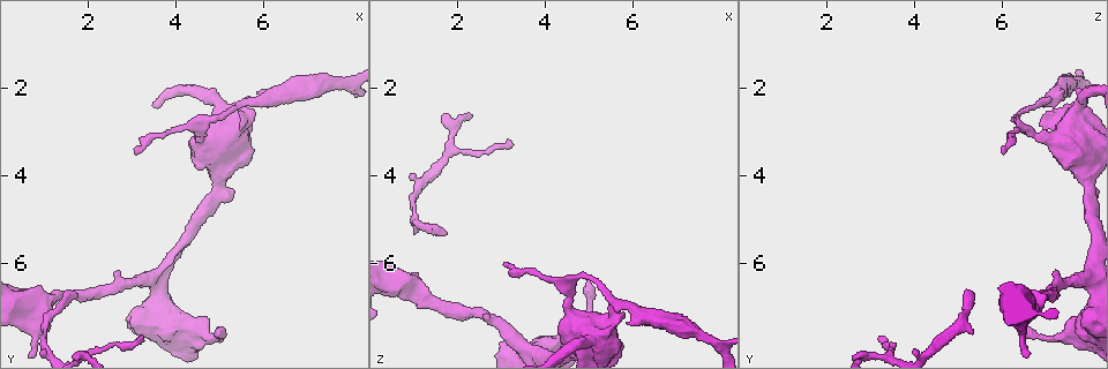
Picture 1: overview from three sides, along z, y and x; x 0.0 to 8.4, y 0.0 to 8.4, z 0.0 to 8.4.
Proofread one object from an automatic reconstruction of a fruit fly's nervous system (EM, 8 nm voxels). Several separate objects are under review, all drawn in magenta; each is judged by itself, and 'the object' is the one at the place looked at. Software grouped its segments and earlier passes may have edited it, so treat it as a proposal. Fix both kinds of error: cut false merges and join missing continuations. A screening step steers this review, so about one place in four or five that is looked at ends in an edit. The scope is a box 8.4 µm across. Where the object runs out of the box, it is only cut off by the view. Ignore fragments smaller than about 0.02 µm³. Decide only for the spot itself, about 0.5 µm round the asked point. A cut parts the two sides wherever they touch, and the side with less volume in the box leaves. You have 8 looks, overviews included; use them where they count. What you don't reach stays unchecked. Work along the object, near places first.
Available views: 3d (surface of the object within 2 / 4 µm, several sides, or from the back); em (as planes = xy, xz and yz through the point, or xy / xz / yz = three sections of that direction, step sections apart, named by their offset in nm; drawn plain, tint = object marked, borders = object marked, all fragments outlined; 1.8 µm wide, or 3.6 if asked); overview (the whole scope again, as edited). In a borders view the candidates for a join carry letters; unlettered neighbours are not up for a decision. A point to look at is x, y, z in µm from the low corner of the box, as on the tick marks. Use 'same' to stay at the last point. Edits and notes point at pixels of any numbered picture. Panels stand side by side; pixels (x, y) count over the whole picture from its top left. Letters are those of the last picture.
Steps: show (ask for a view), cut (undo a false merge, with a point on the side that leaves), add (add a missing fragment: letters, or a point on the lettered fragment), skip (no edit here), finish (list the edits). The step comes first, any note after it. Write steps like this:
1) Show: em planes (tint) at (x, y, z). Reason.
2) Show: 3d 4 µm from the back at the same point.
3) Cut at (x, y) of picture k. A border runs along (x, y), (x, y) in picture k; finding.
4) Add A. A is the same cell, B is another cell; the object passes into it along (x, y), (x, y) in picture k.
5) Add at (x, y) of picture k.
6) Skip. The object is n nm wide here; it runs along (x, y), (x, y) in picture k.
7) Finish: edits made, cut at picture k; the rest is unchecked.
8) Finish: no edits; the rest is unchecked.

Show: em xz step 8 (tint) at (4.55, 2.95, 6.50). Branch point.

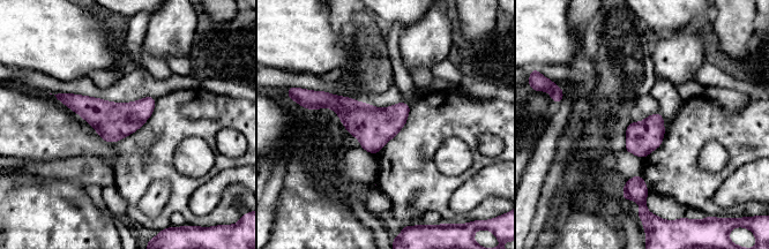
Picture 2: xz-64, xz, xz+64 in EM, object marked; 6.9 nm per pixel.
Show: em planes (tint) at the same point. Another direction.

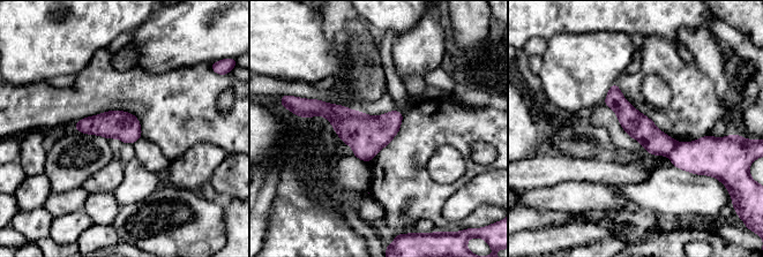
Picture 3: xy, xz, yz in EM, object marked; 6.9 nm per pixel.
Show: em planes (borders) at the same point.

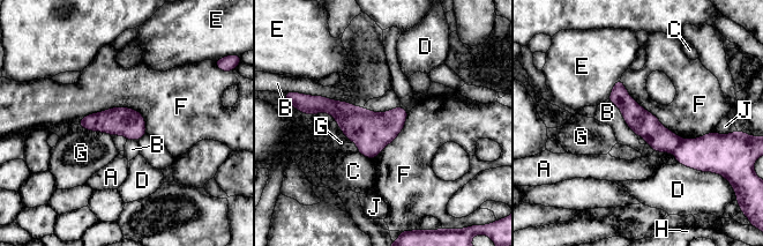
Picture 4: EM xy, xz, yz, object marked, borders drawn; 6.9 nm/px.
Cut at (648, 126) of picture 4. A, B, C, D, E, F, G, H and J are other cells; a border runs along (680, 139), (672, 151) in picture 4; two neurons meet here.

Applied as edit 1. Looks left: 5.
Show: overview.

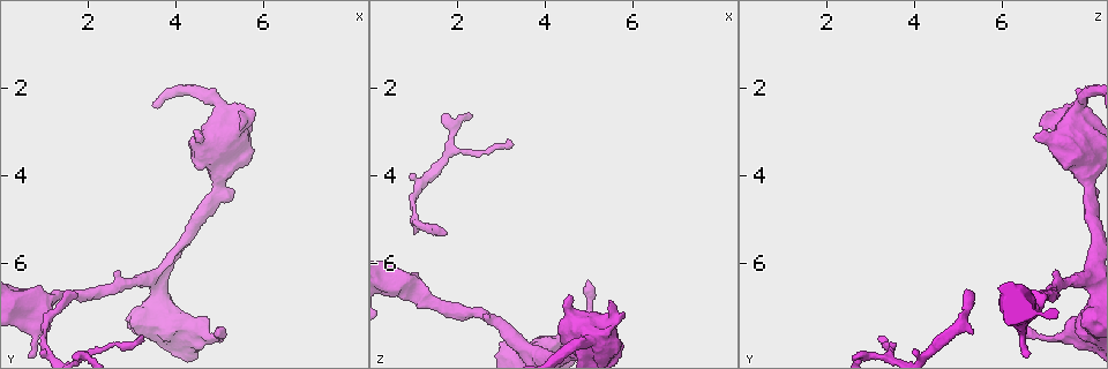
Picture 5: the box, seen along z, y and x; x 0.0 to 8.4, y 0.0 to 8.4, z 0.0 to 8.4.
Show: em xy step 16 (borders) at (4.95, 7.45, 6.40). Branch stops here.

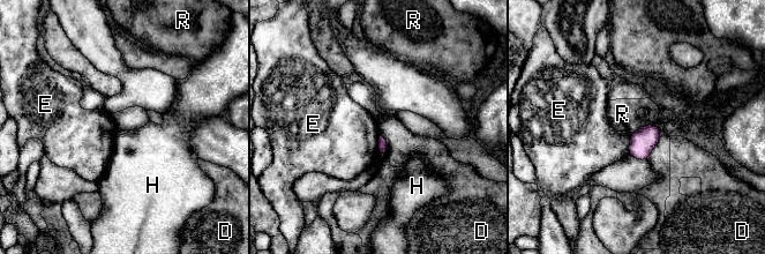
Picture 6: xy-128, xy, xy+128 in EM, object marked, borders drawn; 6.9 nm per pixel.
Skip. D, E, H and R are other cells; a border runs along (380, 135), (379, 156) in picture 6; none of them fits.

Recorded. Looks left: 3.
Show: em planes (tint) at (1.05, 7.55, 4.80). Thin neck.

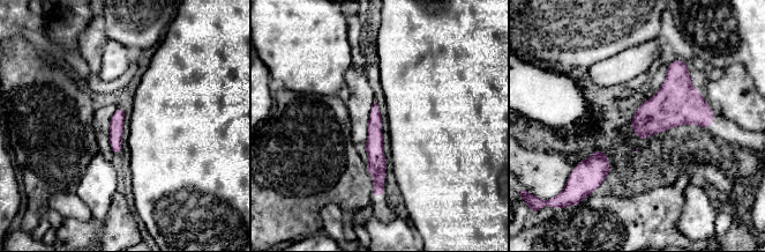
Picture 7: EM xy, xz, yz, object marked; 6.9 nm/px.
Show: em planes (borders) at the same point.

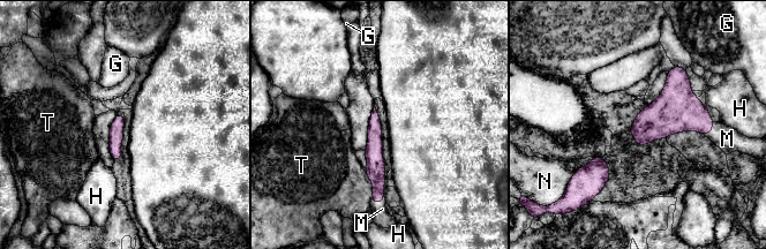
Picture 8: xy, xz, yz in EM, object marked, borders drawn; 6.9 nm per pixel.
Add M. The object is 100 nm wide here; the longest contact is with T, 220 nm; M is the same cell, G, H, N and T are other cells; it goes on there.

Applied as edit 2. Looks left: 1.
Finish: edits made, cut at picture 4, add at picture 8; the rest is unchecked.

